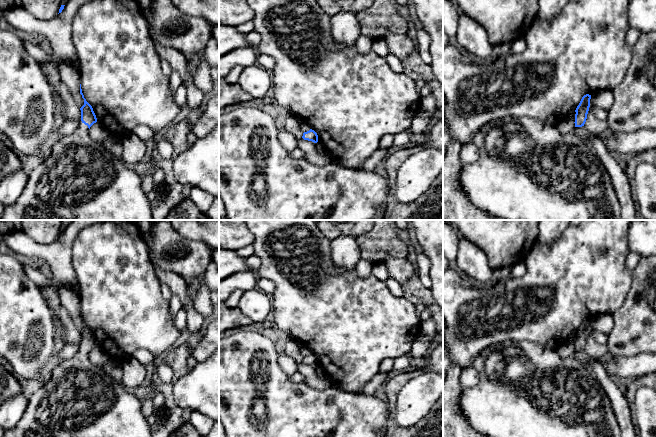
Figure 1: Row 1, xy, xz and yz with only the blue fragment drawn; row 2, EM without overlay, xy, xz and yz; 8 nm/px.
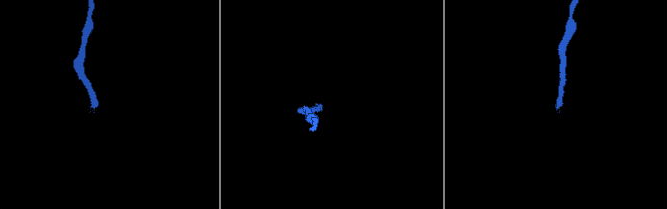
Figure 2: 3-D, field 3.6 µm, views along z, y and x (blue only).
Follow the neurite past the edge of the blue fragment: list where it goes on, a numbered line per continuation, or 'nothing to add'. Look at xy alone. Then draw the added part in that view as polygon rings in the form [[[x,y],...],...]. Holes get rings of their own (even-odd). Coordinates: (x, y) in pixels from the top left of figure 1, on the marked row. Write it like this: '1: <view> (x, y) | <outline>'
1: xy (81, 179) | [[[80,120],[78,129],[57,140],[50,155],[29,173],[24,191],[15,203],[5,207],[1,220],[152,220],[152,205],[147,194],[142,189],[142,172],[136,167],[129,166],[122,158],[112,154],[102,143],[98,143],[89,136],[89,128]]]

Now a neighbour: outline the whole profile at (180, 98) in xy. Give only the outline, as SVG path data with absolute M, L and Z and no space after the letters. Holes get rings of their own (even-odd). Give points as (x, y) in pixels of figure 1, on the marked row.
M181 84L175 91L174 101L180 107L184 106L187 102L187 90L184 84Z

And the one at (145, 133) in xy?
M139 125L134 130L133 133L136 134L141 140L147 141L158 138L156 133L146 125Z

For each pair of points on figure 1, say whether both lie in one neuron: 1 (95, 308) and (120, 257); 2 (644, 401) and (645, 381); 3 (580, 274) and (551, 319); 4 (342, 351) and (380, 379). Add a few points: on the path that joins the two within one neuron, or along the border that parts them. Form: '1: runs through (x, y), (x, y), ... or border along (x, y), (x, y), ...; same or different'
1: runs through (108, 295), (115, 288), (115, 270); same
2: border along (645, 386), (641, 386), (635, 394), (636, 409); different
3: runs through (569, 285), (557, 297), (555, 308); same
4: border along (378, 372), (358, 391); different

